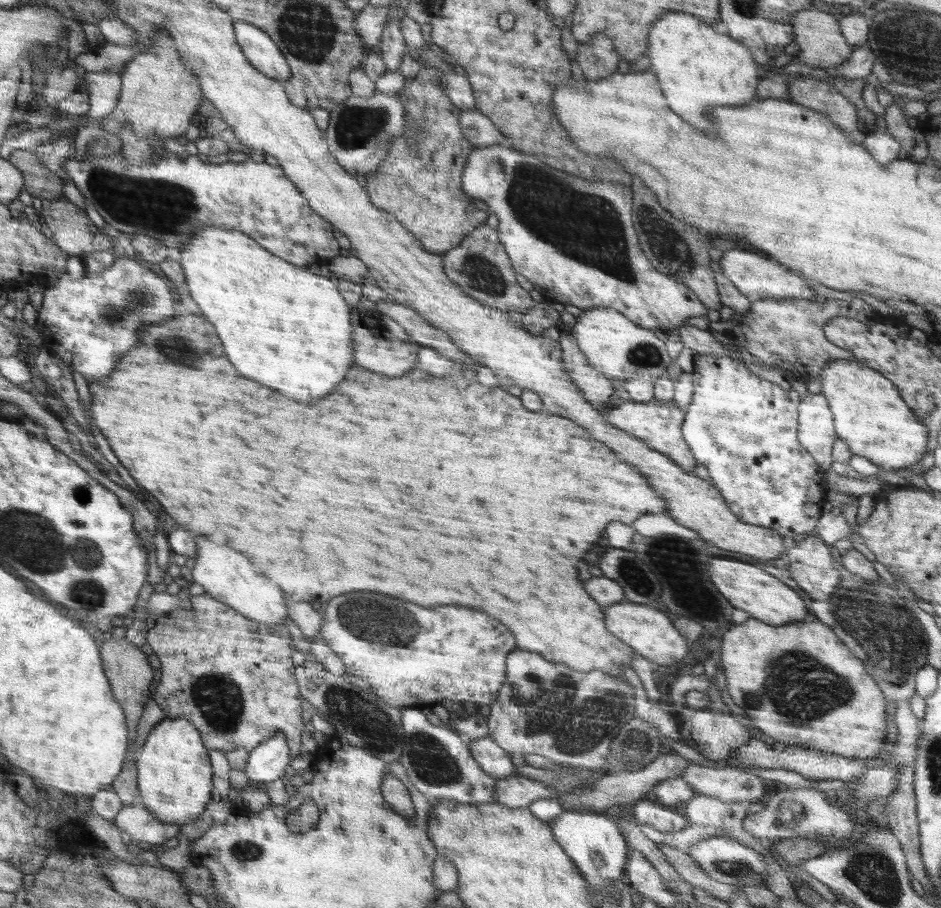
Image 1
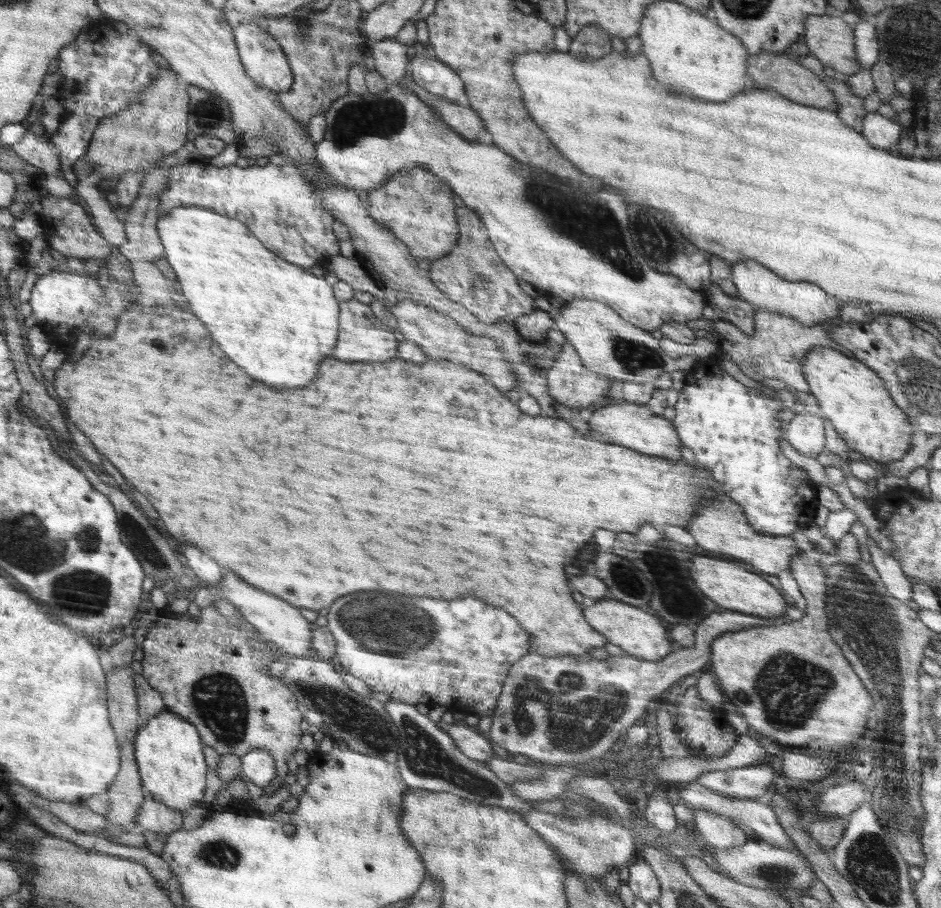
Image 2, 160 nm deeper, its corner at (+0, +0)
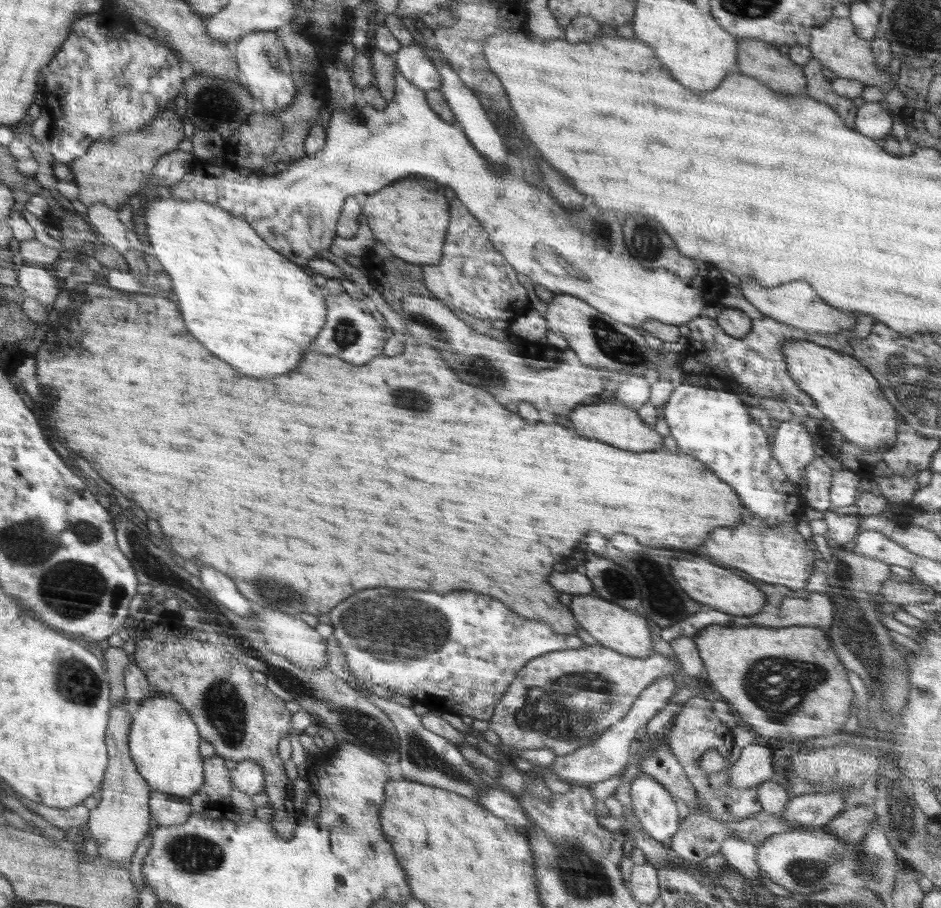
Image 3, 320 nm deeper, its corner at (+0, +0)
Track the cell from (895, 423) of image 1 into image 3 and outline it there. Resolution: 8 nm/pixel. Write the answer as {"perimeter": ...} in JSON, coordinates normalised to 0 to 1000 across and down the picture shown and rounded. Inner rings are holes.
{"perimeter":[[[835,374],[831,384],[841,419],[865,441],[886,474],[900,486],[927,498],[944,496],[953,486],[956,458],[939,437],[936,423],[916,401],[865,377]]]}

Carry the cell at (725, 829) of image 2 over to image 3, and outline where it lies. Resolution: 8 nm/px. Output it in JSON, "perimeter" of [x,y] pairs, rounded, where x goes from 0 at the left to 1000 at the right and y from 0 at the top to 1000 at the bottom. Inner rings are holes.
{"perimeter":[[[772,922],[765,939],[773,946],[774,957],[782,958],[792,969],[807,968],[803,931],[782,922]]]}

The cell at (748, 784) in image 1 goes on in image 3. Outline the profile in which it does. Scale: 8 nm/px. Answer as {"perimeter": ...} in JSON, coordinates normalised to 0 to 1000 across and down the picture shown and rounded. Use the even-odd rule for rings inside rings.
{"perimeter":[[[801,819],[792,822],[781,829],[781,839],[774,846],[776,859],[780,866],[792,869],[803,869],[810,860],[818,860],[820,849],[820,835],[818,835],[816,819]]]}

